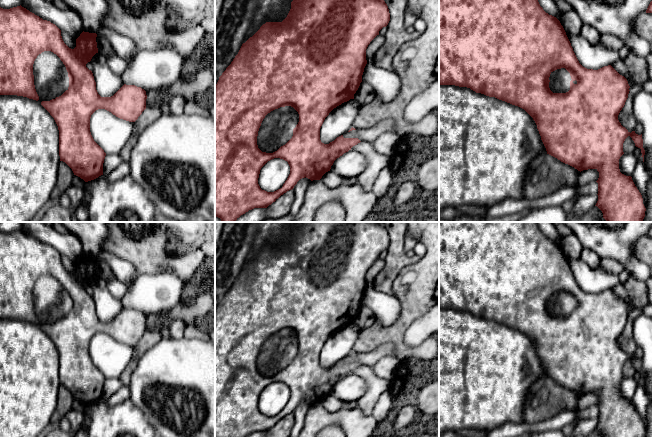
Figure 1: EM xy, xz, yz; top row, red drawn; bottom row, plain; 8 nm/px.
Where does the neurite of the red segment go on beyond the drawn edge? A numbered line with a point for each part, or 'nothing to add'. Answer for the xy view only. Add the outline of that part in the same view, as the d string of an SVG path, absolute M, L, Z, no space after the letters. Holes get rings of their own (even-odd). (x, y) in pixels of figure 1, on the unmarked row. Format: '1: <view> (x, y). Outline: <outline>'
1: xy (51, 304). Outline: M51 275L37 280L33 288L34 309L39 320L38 326L50 325L61 320L69 311L65 289Z

